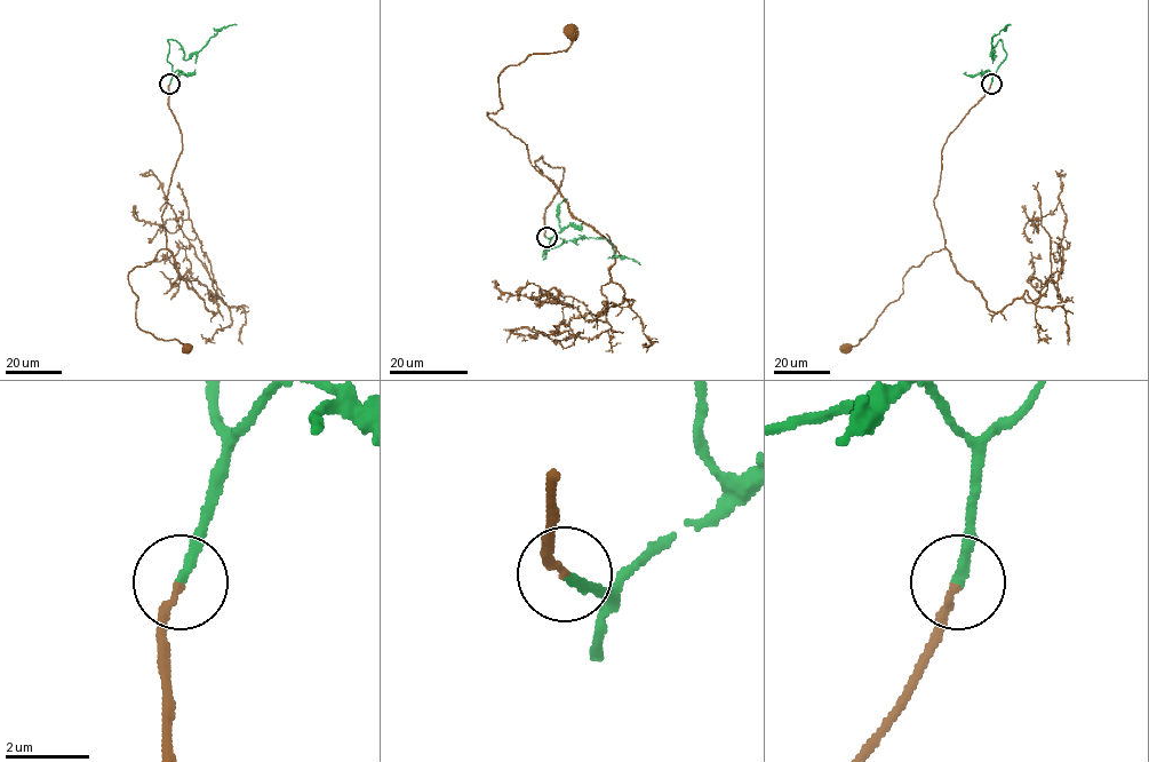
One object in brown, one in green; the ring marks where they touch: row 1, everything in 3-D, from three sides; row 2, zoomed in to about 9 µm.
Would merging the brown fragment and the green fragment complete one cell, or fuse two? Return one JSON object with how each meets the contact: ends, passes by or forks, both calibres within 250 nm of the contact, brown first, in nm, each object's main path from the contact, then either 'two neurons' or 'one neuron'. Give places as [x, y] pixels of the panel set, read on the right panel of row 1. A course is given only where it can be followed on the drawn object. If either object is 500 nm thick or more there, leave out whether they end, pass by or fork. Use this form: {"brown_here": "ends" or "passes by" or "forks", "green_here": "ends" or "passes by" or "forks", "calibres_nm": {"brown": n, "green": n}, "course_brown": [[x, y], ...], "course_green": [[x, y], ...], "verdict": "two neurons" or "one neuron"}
{"brown_here": "ends", "green_here": "ends", "calibres_nm": {"brown": 160, "green": 240}, "course_brown": [[991, 84], [942, 150], [933, 205], [944, 248], [912, 267], [903, 278], [899, 298], [859, 343], [845, 348]], "course_green": [[991, 84], [992, 73], [1006, 55], [999, 39], [994, 60], [991, 38], [1011, 25]], "verdict": "one neuron"}

